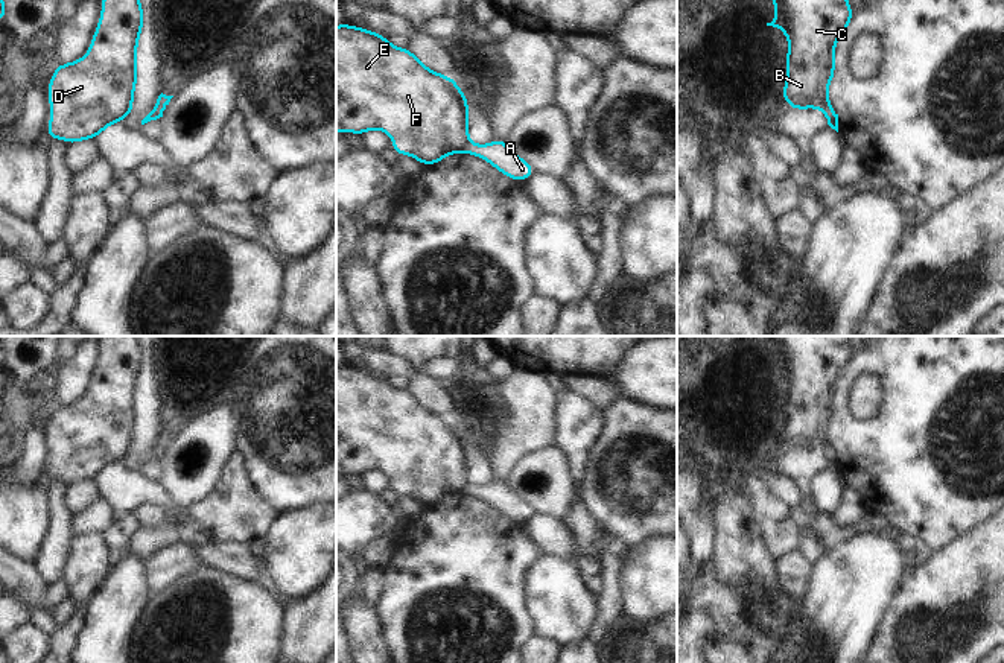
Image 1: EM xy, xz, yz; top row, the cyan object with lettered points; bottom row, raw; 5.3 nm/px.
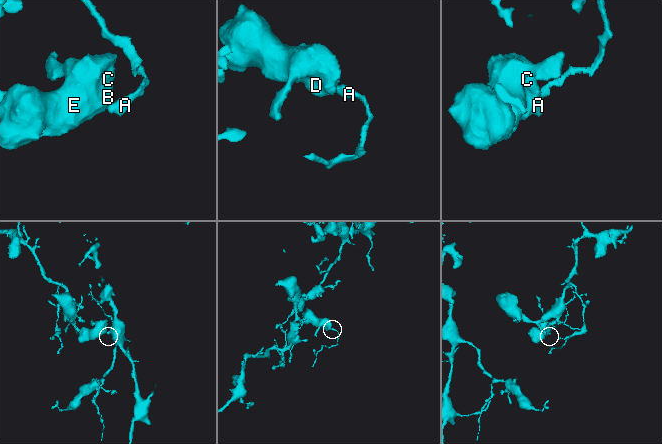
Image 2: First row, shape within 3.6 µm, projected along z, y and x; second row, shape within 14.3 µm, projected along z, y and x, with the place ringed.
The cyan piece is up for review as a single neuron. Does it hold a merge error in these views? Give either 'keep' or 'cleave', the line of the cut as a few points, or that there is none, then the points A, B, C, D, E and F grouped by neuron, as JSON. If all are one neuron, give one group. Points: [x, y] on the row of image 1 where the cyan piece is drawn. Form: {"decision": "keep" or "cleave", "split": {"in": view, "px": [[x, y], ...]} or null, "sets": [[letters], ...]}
{"decision": "cleave", "split": {"in": "xz", "px": [[469, 140], [460, 151]]}, "sets": [["A"], ["B", "C", "D", "E", "F"]]}

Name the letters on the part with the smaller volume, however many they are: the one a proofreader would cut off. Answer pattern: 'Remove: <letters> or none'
Remove: A

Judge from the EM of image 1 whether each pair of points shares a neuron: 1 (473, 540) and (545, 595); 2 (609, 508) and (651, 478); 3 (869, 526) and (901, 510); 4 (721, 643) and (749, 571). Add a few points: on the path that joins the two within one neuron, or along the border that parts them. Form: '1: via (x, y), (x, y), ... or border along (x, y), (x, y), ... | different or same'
1: border along (542, 554), (527, 575), (527, 610), (530, 616) | different
2: via (619, 498), (641, 479) | same
3: border along (866, 510), (881, 514), (890, 525), (916, 537) | different
4: border along (712, 567), (724, 587), (747, 589), (775, 604) | different

